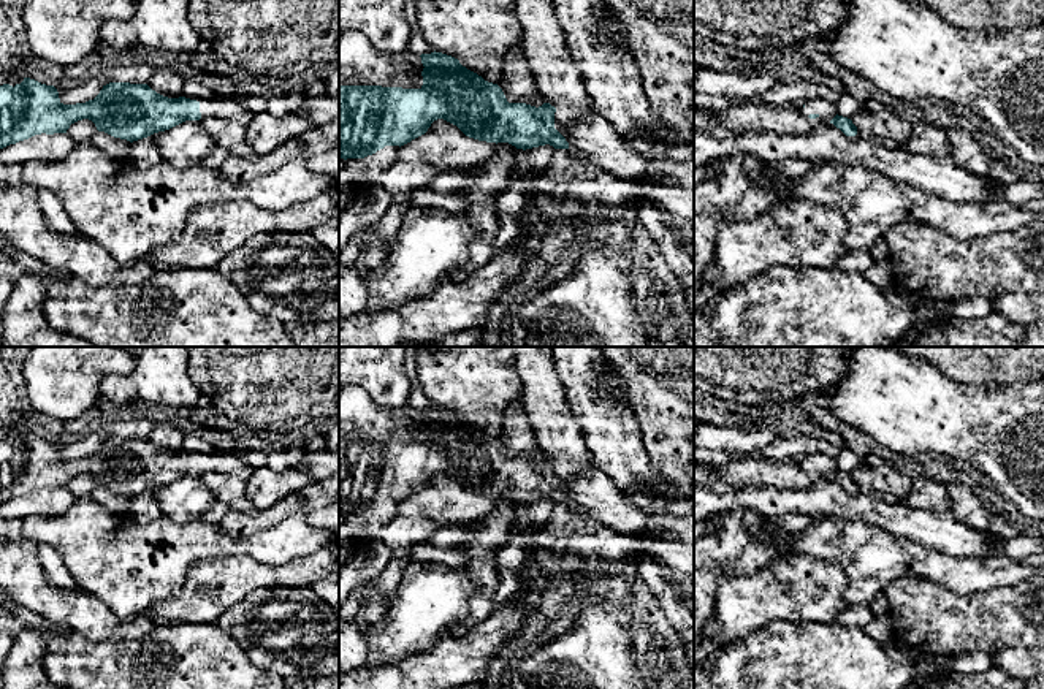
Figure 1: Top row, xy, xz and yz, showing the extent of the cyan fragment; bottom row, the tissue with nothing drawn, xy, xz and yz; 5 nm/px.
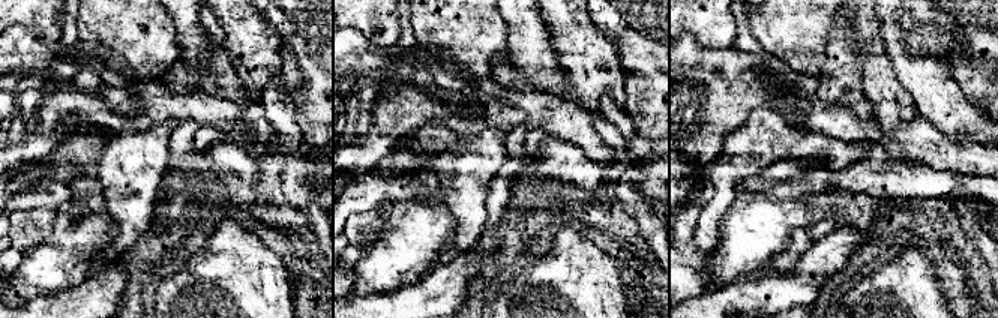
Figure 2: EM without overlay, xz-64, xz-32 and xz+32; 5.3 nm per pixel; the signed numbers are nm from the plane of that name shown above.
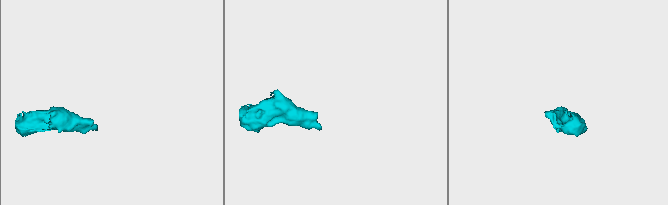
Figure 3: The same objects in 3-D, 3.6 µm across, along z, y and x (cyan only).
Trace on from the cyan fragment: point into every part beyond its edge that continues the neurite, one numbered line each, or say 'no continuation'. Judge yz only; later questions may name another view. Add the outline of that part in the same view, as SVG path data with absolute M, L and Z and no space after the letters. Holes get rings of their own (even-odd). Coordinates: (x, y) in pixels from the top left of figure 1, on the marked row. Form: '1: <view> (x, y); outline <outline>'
1: yz (827, 111); outline M811 100L811 101L805 103L802 111L806 116L817 114L819 117L822 117L825 120L832 120L838 114L835 105L825 103L822 100Z

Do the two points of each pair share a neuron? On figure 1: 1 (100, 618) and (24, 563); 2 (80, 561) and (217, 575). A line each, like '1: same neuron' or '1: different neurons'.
1: same neuron
2: different neurons

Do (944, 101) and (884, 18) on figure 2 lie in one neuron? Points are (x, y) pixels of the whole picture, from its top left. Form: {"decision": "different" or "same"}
{"decision": "same"}

